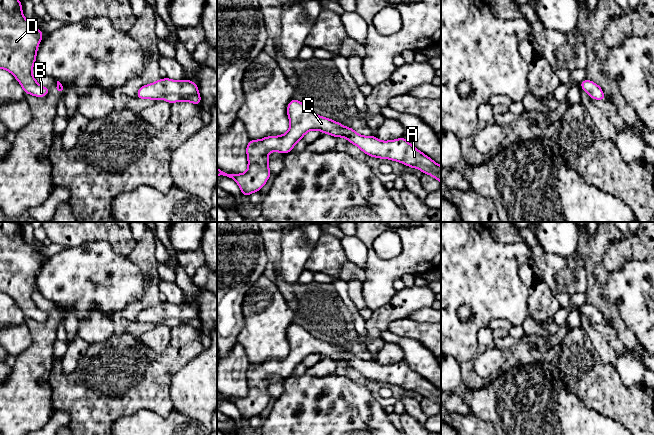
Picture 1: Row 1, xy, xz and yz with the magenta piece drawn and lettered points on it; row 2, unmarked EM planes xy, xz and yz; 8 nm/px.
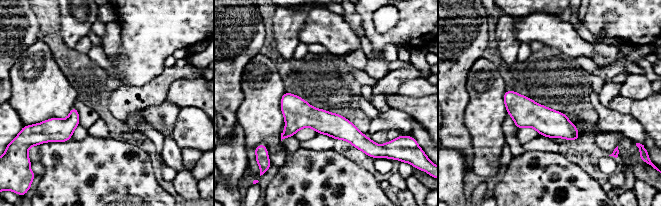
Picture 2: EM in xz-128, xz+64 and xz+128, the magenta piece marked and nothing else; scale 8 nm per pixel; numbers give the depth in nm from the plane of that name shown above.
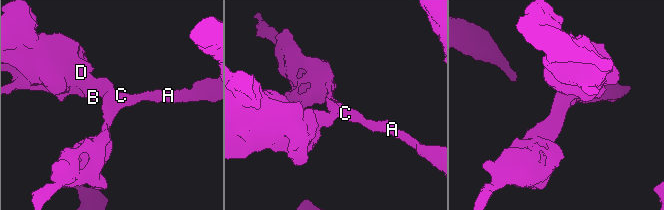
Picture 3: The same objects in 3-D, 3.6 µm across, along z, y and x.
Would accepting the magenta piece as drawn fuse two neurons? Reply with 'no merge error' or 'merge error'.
no merge error

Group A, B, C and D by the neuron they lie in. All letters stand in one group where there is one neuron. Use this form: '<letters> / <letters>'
A B C D

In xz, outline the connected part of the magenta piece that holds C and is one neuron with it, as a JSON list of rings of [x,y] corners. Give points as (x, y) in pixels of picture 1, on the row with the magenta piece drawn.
[[[296,99],[289,102],[287,114],[290,128],[285,134],[249,141],[246,147],[248,169],[245,173],[227,174],[217,167],[217,177],[223,175],[235,180],[243,196],[259,192],[271,175],[267,155],[273,151],[282,154],[289,153],[309,130],[319,130],[336,138],[345,137],[348,142],[356,145],[371,157],[391,159],[411,168],[417,168],[441,183],[441,166],[412,146],[403,137],[396,140],[379,141],[373,135],[362,136],[352,128],[315,114]]]

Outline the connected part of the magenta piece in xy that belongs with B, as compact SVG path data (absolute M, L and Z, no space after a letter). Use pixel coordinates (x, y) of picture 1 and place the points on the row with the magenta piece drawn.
M0 0L0 68L8 70L26 94L38 98L51 91L39 85L32 75L42 39L41 30L23 16L19 0Z

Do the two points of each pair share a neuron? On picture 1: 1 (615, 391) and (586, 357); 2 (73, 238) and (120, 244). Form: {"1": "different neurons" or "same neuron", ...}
{"1": "same neuron", "2": "same neuron"}

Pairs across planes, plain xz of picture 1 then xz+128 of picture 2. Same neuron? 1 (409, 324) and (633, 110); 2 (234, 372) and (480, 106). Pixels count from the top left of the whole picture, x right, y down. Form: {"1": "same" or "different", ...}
{"1": "same", "2": "different"}

